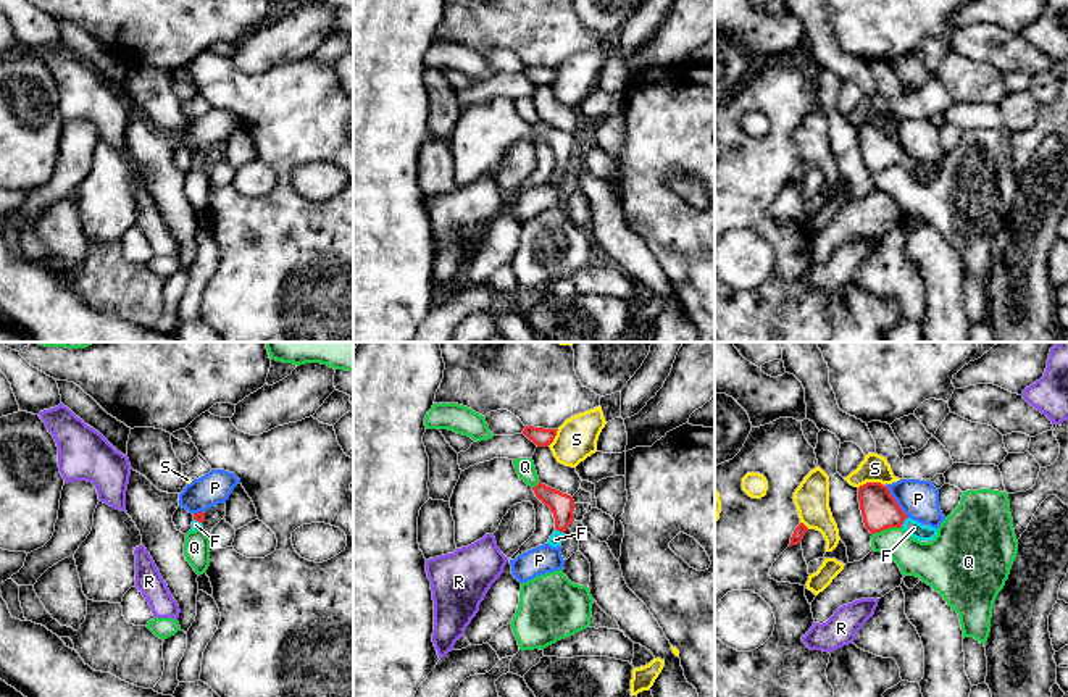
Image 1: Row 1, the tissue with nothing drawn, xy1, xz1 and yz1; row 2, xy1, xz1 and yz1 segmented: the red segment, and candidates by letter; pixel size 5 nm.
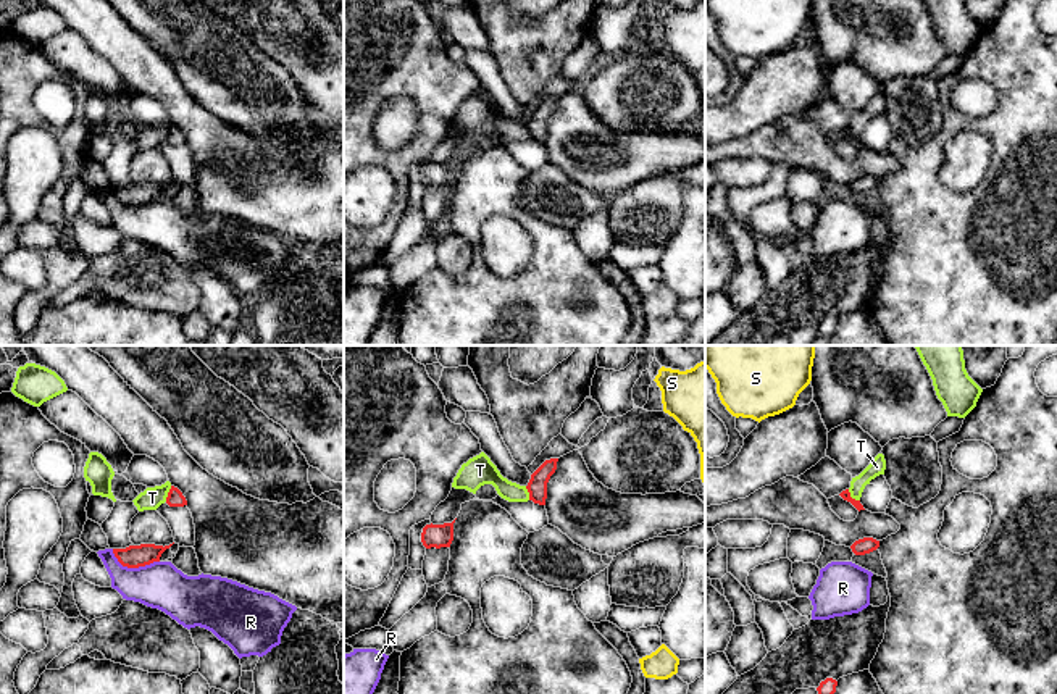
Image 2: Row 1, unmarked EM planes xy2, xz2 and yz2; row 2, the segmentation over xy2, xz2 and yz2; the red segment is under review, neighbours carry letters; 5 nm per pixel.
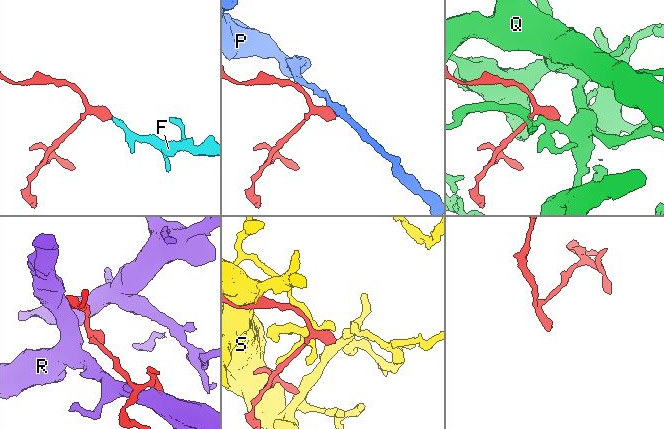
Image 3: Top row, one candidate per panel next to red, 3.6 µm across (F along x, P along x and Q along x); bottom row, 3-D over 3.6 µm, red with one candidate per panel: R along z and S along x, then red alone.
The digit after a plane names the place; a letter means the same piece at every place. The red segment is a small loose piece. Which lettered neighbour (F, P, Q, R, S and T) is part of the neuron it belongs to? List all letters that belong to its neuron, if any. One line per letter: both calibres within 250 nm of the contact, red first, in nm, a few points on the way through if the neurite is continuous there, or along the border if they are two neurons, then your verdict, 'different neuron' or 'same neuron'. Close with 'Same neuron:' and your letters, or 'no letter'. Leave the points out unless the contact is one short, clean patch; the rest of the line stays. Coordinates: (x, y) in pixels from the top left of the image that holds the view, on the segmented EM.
F: calibres 190 and 80 nm; way yz1 (880, 510), (904, 520), (913, 528); same neuron
P: calibres 190 and 190 nm; border yz1 (886, 486), (909, 517); different neuron
Q: calibres 190 and 190 nm; border yz1 (901, 526), (891, 526), (873, 534); different neuron
R: calibres 110 and 240 nm; border xy2 (112, 549), (113, 556), (128, 567), (144, 567), (158, 560); different neuron
S: calibres 190 and 140 nm; different neuron
T: calibres 50 and 90 nm; border yz2 (848, 489), (859, 501); different neuron
Same neuron: F

